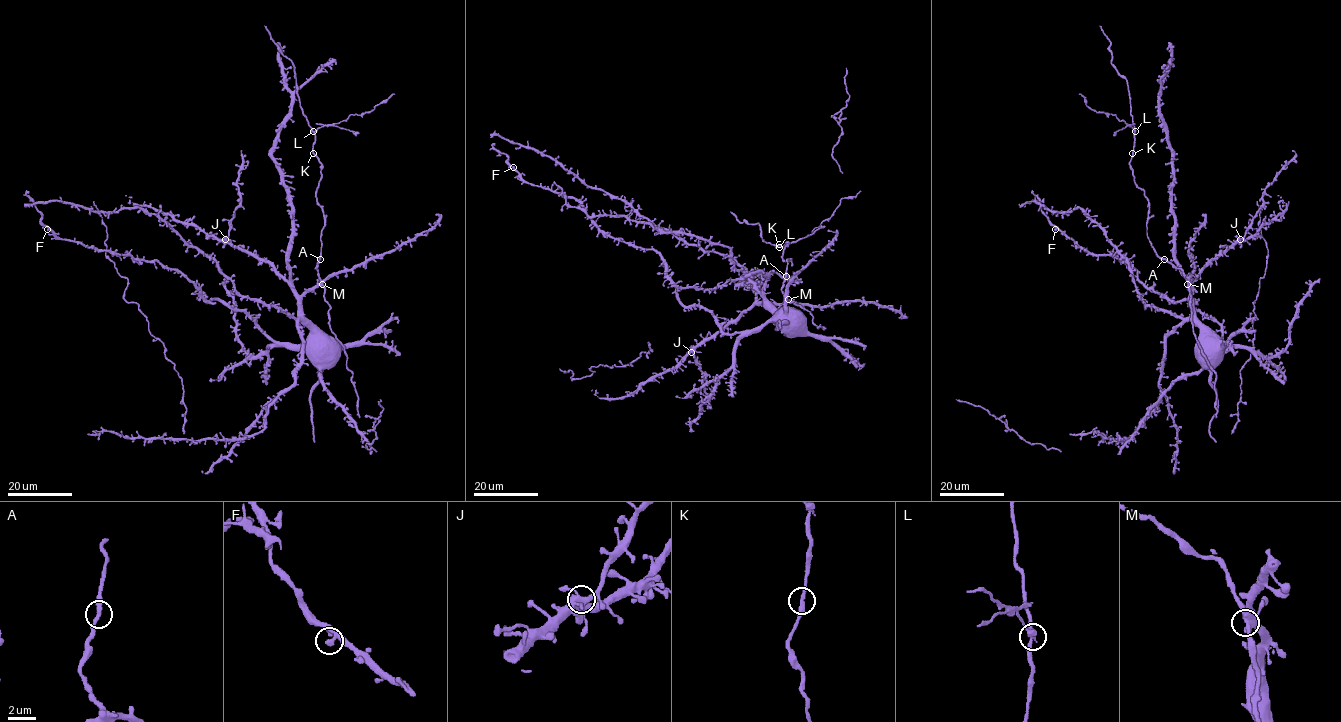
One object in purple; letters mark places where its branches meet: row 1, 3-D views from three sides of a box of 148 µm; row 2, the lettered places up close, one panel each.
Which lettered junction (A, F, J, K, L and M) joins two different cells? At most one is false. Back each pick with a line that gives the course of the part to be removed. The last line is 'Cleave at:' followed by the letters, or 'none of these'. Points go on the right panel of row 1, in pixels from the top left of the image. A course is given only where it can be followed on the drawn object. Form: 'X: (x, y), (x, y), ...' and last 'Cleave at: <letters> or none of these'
L: (1135, 131), (1115, 114), (1097, 113), (1088, 108), (1085, 98), (1078, 94)
Cleave at: L

